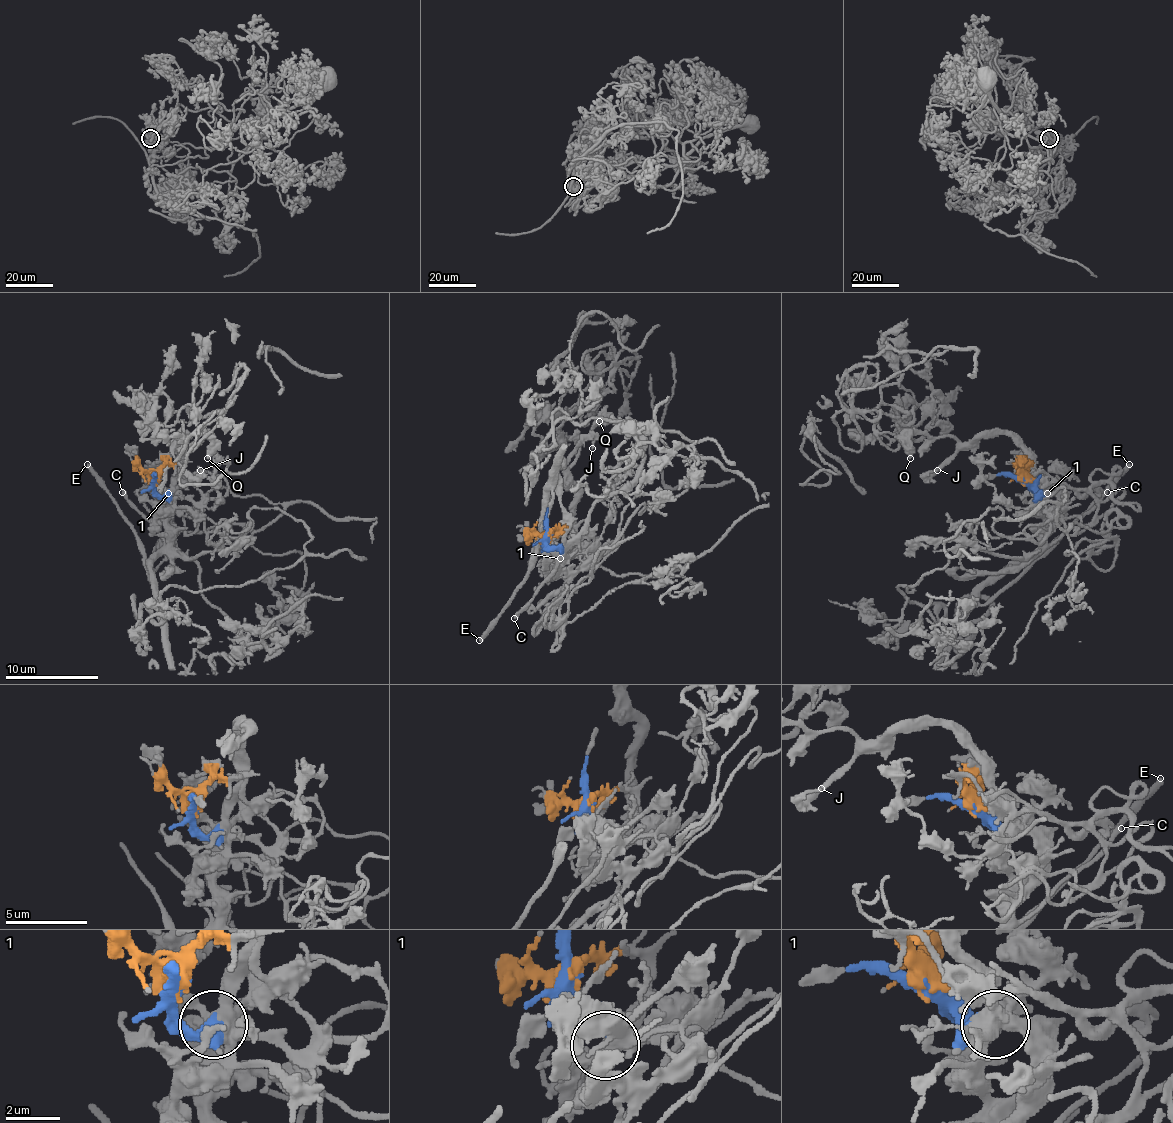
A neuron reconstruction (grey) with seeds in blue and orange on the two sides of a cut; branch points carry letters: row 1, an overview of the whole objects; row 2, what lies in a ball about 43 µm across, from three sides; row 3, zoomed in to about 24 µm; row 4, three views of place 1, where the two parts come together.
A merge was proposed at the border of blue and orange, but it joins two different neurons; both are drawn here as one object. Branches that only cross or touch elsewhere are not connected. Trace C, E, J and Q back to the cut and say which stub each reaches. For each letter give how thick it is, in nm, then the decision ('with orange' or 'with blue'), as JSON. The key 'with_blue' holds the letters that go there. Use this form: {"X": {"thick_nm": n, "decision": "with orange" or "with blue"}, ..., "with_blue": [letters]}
{"C": {"thick_nm": 320, "decision": "with blue"}, "E": {"thick_nm": 320, "decision": "with blue"}, "J": {"thick_nm": 130, "decision": "with blue"}, "Q": {"thick_nm": 360, "decision": "with blue"}, "with_blue": ["C", "E", "J", "Q"]}

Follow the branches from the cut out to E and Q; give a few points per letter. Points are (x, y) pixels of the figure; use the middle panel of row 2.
E: (546, 536), (560, 552), (560, 571), (560, 555), (541, 541), (525, 580), (495, 624), (479, 641)
Q: (546, 536), (565, 555), (572, 545), (576, 487), (569, 469), (576, 459), (579, 443), (599, 420)

